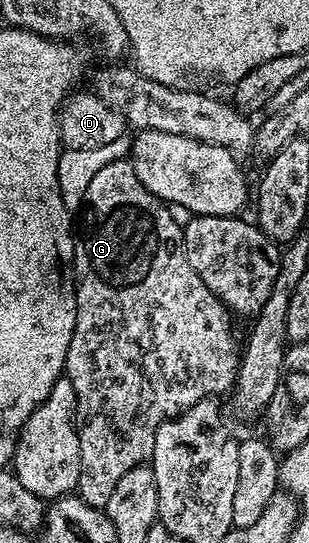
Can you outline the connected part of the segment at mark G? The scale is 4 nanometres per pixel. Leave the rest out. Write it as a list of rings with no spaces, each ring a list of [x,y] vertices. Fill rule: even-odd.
[[[131,159],[112,160],[104,164],[88,180],[82,191],[82,211],[78,216],[78,231],[75,233],[74,254],[72,255],[72,274],[76,285],[76,321],[74,334],[70,338],[70,346],[66,350],[66,362],[63,375],[68,377],[70,386],[74,386],[76,399],[76,433],[78,434],[78,450],[82,458],[80,477],[76,492],[82,502],[95,508],[104,508],[110,502],[110,493],[114,486],[130,470],[147,465],[154,454],[154,438],[158,426],[173,420],[199,400],[219,397],[219,392],[227,393],[236,383],[236,371],[240,369],[241,345],[236,344],[236,332],[232,329],[233,313],[217,298],[214,293],[194,274],[194,266],[186,262],[184,253],[184,230],[181,221],[172,217],[173,209],[159,200],[142,182],[138,182],[138,174],[134,174]]]

